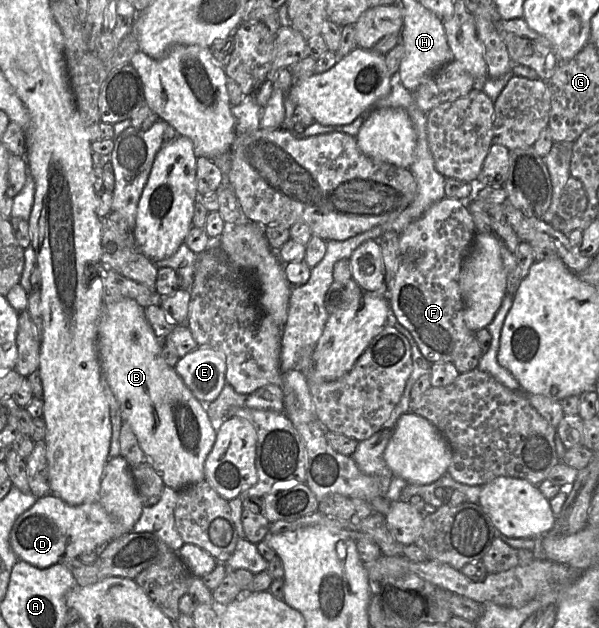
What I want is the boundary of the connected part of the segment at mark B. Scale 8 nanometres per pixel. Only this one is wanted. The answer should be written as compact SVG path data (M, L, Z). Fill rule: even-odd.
M124 298L115 303L104 305L98 325L98 351L102 372L107 377L107 381L110 384L117 400L119 401L122 420L127 422L133 429L141 449L150 460L153 468L161 476L165 486L179 491L189 485L193 485L205 480L204 463L206 457L208 456L214 445L217 431L214 429L211 420L206 412L206 404L203 404L194 397L192 392L183 382L182 378L175 371L174 366L170 366L167 364L163 357L163 348L163 340L155 334L153 328L148 322L145 315L145 308L140 306L134 299Z

